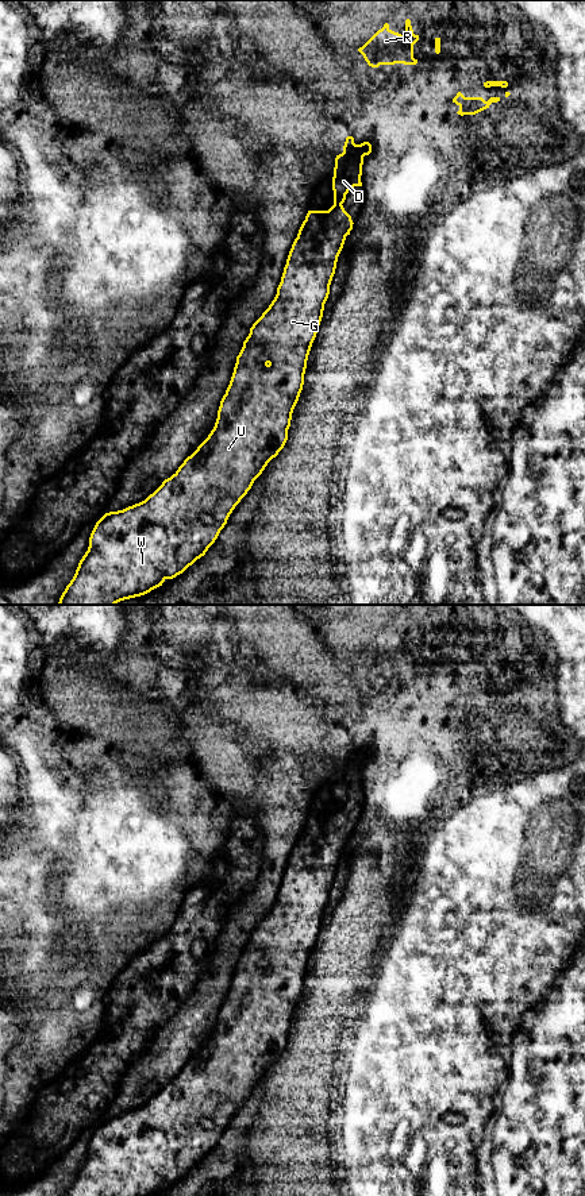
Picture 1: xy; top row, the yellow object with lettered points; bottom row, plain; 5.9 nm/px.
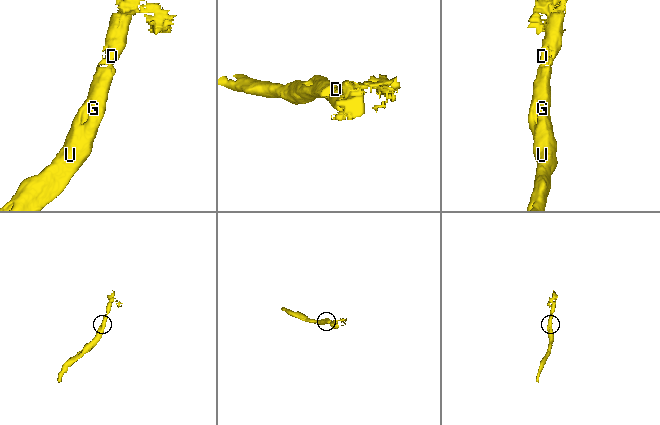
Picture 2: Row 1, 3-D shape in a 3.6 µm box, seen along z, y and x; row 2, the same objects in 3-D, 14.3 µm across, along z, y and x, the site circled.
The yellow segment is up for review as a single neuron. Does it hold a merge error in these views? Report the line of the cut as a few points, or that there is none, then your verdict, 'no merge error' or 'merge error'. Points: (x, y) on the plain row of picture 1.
no cut; no merge error

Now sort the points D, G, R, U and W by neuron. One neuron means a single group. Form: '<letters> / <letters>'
D G R U W

